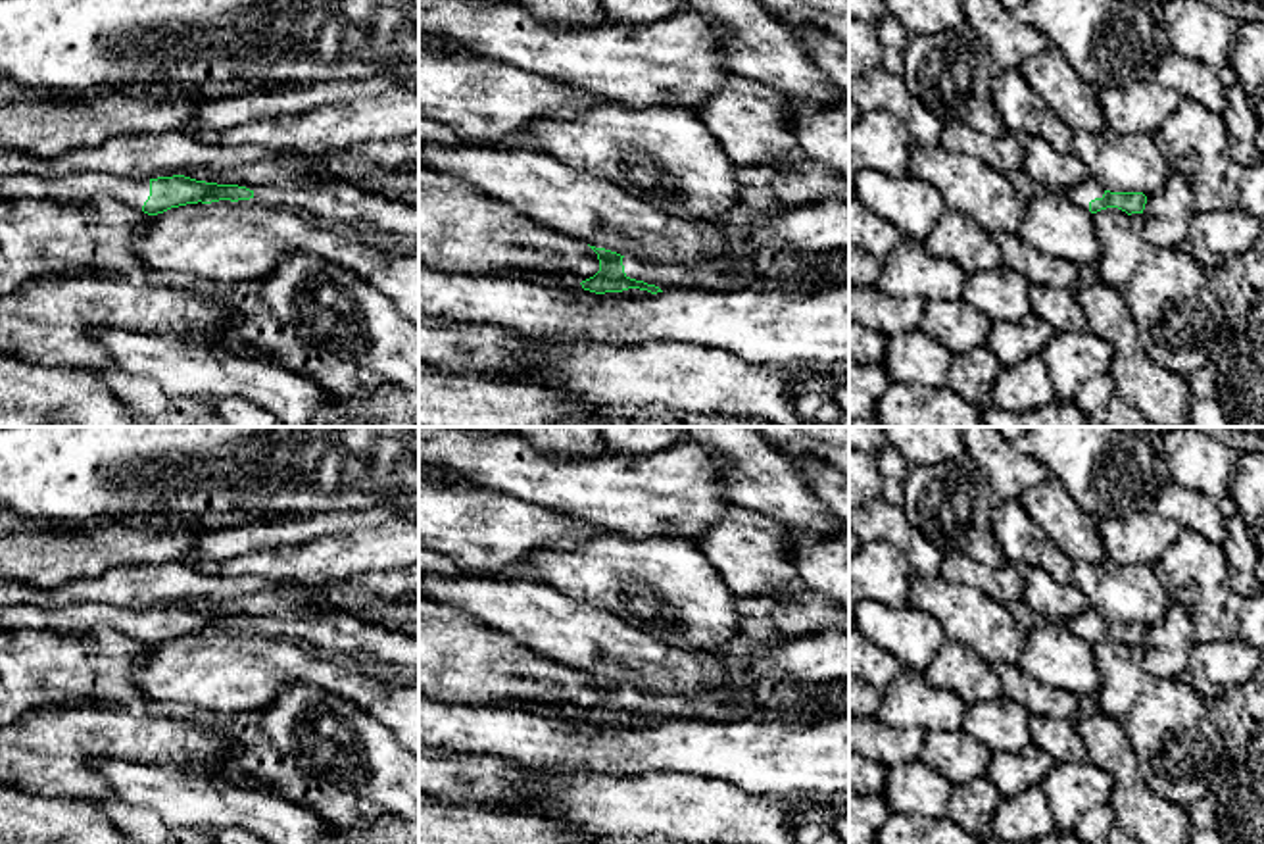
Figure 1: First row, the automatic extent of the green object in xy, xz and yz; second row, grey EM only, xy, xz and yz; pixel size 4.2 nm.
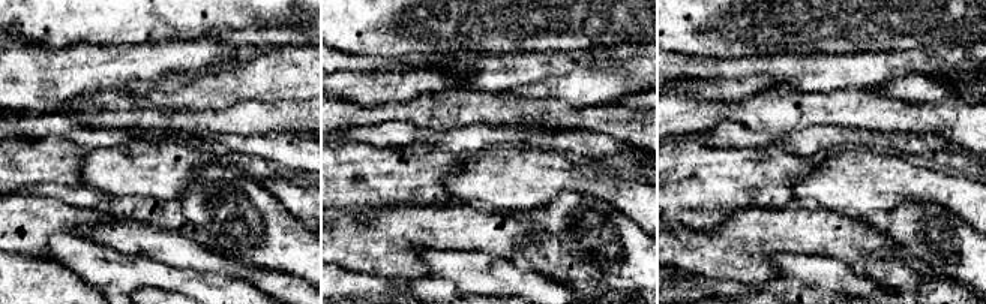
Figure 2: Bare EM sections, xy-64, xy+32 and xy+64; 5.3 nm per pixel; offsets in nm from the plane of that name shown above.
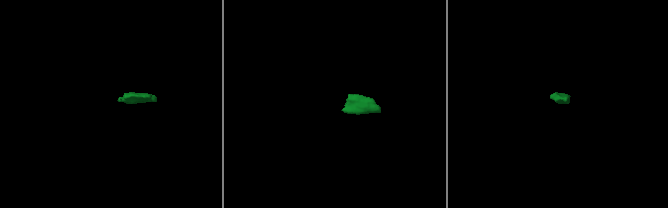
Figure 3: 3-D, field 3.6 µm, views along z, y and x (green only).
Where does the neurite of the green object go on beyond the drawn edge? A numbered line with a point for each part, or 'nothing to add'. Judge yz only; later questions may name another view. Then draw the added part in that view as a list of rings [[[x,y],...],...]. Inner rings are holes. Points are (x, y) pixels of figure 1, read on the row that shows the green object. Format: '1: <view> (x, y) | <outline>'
1: yz (1082, 195) | [[[1087,179],[1083,185],[1074,186],[1066,192],[1072,202],[1082,204],[1085,210],[1089,210],[1089,202],[1103,198],[1105,188],[1095,179]]]

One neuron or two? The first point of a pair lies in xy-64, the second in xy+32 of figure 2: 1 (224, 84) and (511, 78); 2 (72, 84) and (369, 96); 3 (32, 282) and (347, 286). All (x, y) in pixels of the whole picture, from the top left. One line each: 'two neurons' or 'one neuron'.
1: two neurons
2: one neuron
3: one neuron

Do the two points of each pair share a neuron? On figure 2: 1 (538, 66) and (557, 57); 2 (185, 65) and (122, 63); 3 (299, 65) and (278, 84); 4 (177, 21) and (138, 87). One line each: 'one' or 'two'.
1: one
2: one
3: one
4: two

